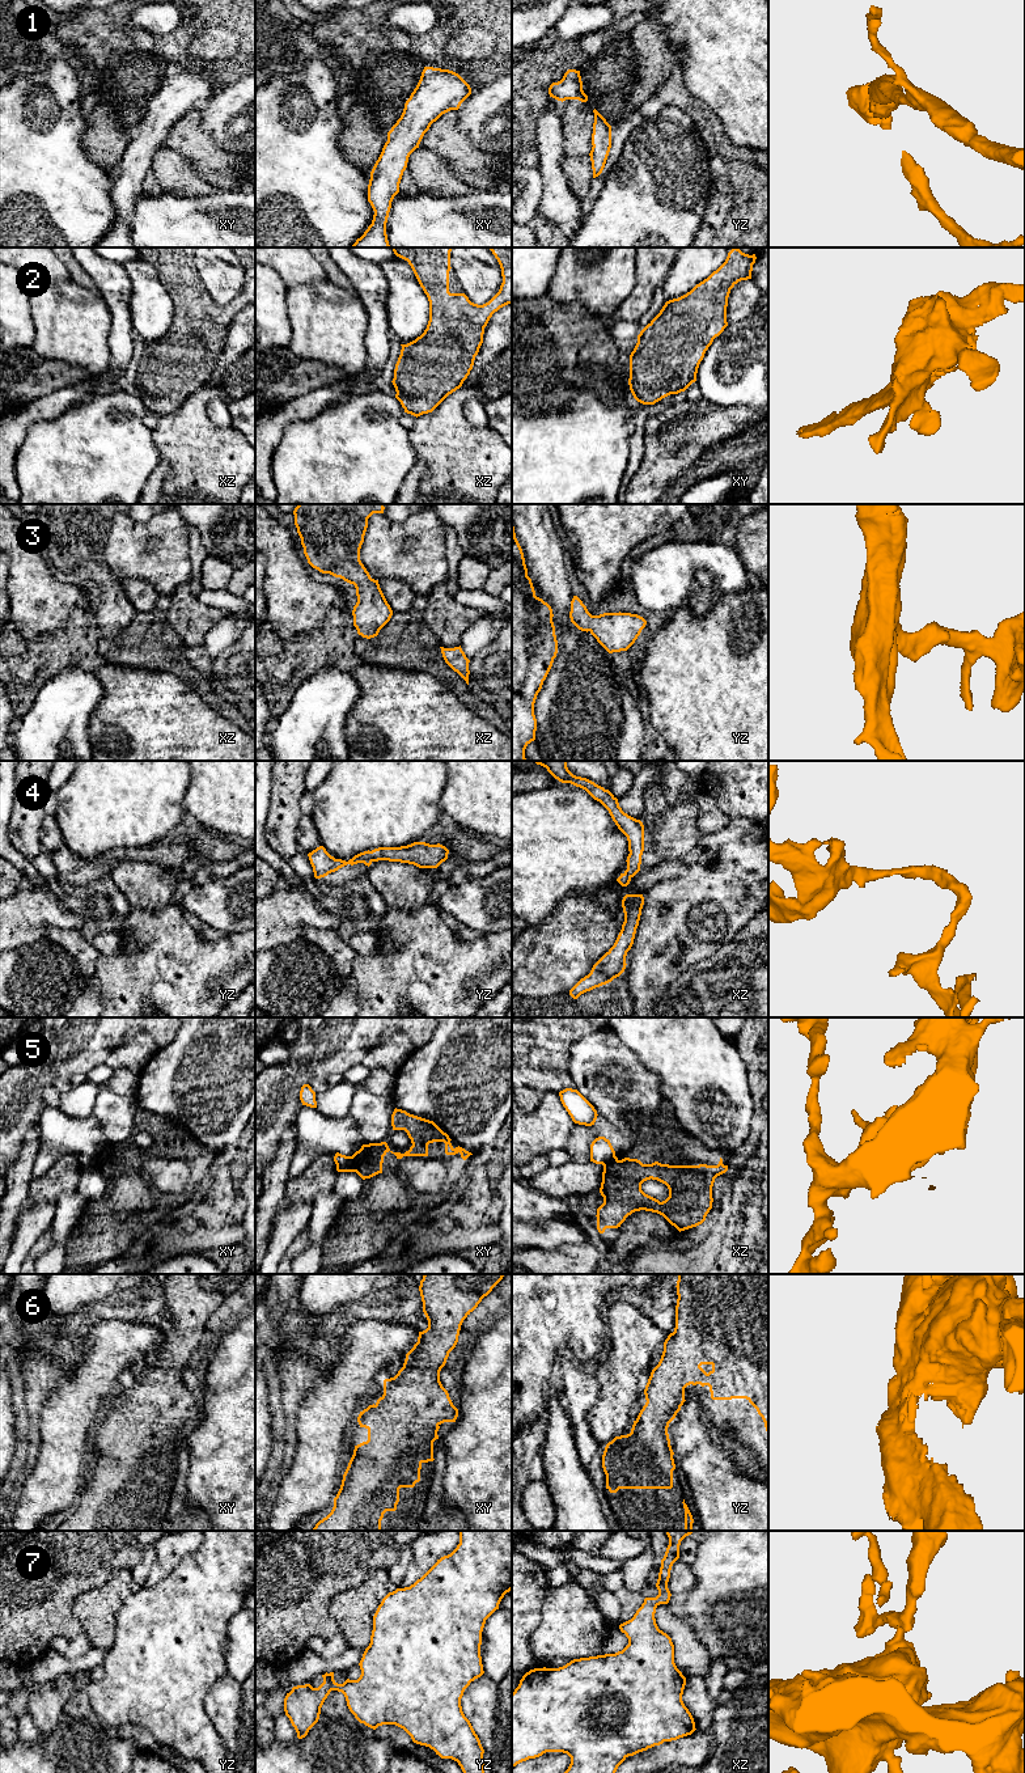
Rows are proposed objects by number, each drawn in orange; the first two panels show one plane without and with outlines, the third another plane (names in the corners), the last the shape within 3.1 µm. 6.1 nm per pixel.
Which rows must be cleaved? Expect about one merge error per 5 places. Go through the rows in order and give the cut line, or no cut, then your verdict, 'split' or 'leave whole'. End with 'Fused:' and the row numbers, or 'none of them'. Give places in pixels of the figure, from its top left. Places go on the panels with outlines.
1: no cut; leave whole
2: no cut; leave whole
3: no cut; leave whole
4: no cut; leave whole
5: cut in xy along (350, 1156), (355, 1171); split
6: no cut; leave whole
7: no cut; leave whole
Fused: 5

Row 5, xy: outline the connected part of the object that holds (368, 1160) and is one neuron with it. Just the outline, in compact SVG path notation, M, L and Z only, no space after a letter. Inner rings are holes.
M394 1109L393 1114L391 1114L391 1126L393 1126L393 1130L405 1130L408 1135L408 1138L411 1139L411 1143L412 1146L410 1147L408 1151L406 1151L405 1154L401 1154L401 1152L393 1152L387 1143L386 1142L381 1142L381 1143L369 1143L369 1144L363 1144L361 1148L359 1151L356 1151L352 1156L351 1156L351 1160L352 1160L352 1164L353 1164L353 1171L363 1179L370 1179L378 1173L382 1173L382 1163L384 1163L384 1156L390 1151L391 1154L394 1154L397 1156L397 1159L402 1159L403 1156L428 1156L428 1144L429 1143L433 1143L433 1142L444 1142L445 1143L445 1154L446 1155L456 1155L456 1154L461 1154L461 1158L463 1160L466 1160L470 1155L473 1155L471 1152L466 1151L465 1148L462 1147L453 1147L452 1143L450 1143L450 1138L446 1133L444 1133L433 1121L429 1121L429 1120L425 1120L425 1118L422 1118L422 1117L418 1117L418 1116L414 1116L414 1114L410 1114L407 1113L406 1110L402 1110L402 1109Z

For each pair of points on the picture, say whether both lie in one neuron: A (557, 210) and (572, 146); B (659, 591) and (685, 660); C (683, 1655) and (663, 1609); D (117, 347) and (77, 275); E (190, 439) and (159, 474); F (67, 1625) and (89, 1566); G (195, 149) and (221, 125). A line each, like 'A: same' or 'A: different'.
A: different
B: different
C: same
D: different
E: different
F: same
G: different

